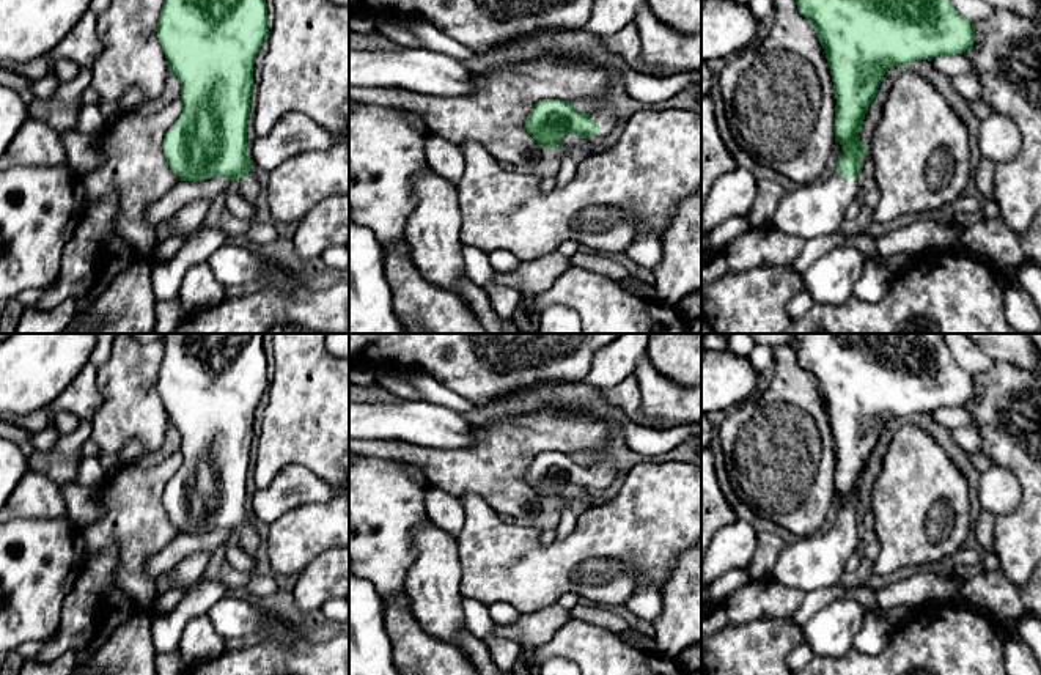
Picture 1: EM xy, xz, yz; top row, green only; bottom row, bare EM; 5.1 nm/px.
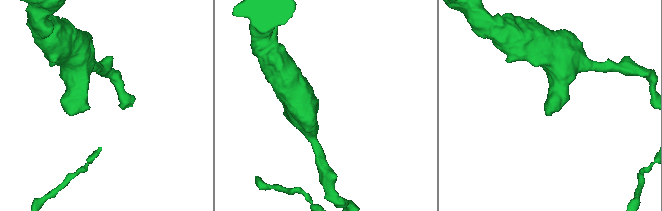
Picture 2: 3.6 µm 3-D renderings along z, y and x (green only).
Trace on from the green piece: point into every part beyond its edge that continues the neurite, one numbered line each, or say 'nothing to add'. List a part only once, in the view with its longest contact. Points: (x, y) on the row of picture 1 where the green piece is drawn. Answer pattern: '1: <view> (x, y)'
1: xz (604, 115)

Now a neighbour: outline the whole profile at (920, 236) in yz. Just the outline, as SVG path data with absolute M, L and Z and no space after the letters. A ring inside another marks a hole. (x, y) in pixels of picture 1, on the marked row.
M928 217L912 219L901 227L892 230L876 239L876 249L881 256L893 256L898 253L912 253L918 258L939 252L950 250L956 245L964 231L959 222L940 222Z

